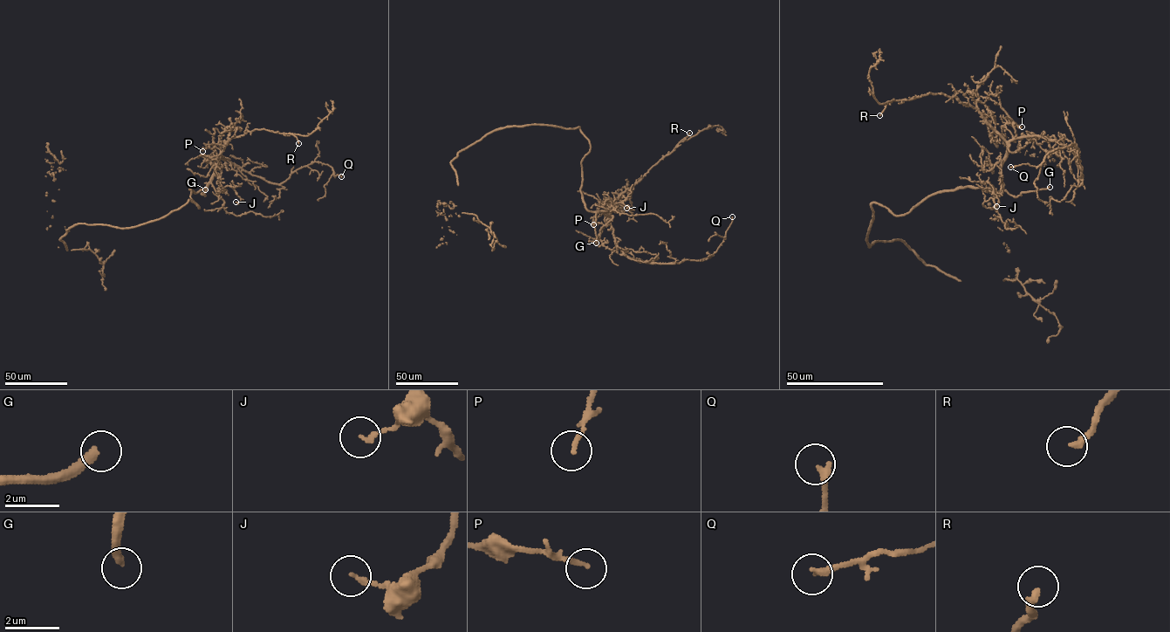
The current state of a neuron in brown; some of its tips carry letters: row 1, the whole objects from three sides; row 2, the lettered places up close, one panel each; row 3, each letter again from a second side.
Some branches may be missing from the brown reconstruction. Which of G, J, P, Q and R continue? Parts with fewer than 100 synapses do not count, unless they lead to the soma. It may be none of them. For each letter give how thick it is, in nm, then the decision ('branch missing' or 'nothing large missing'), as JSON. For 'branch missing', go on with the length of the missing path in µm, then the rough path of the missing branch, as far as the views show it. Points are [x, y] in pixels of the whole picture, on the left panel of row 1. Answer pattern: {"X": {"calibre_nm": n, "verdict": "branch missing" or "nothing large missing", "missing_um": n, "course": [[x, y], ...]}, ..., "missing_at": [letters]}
{"G": {"calibre_nm": 320, "verdict": "branch missing", "missing_um": 35, "course": [[205, 189], [209, 176], [208, 159], [212, 158]]}, "J": {"calibre_nm": 170, "verdict": "nothing large missing"}, "P": {"calibre_nm": 170, "verdict": "nothing large missing"}, "Q": {"calibre_nm": 280, "verdict": "nothing large missing"}, "R": {"calibre_nm": 240, "verdict": "nothing large missing"}, "missing_at": ["G"]}

